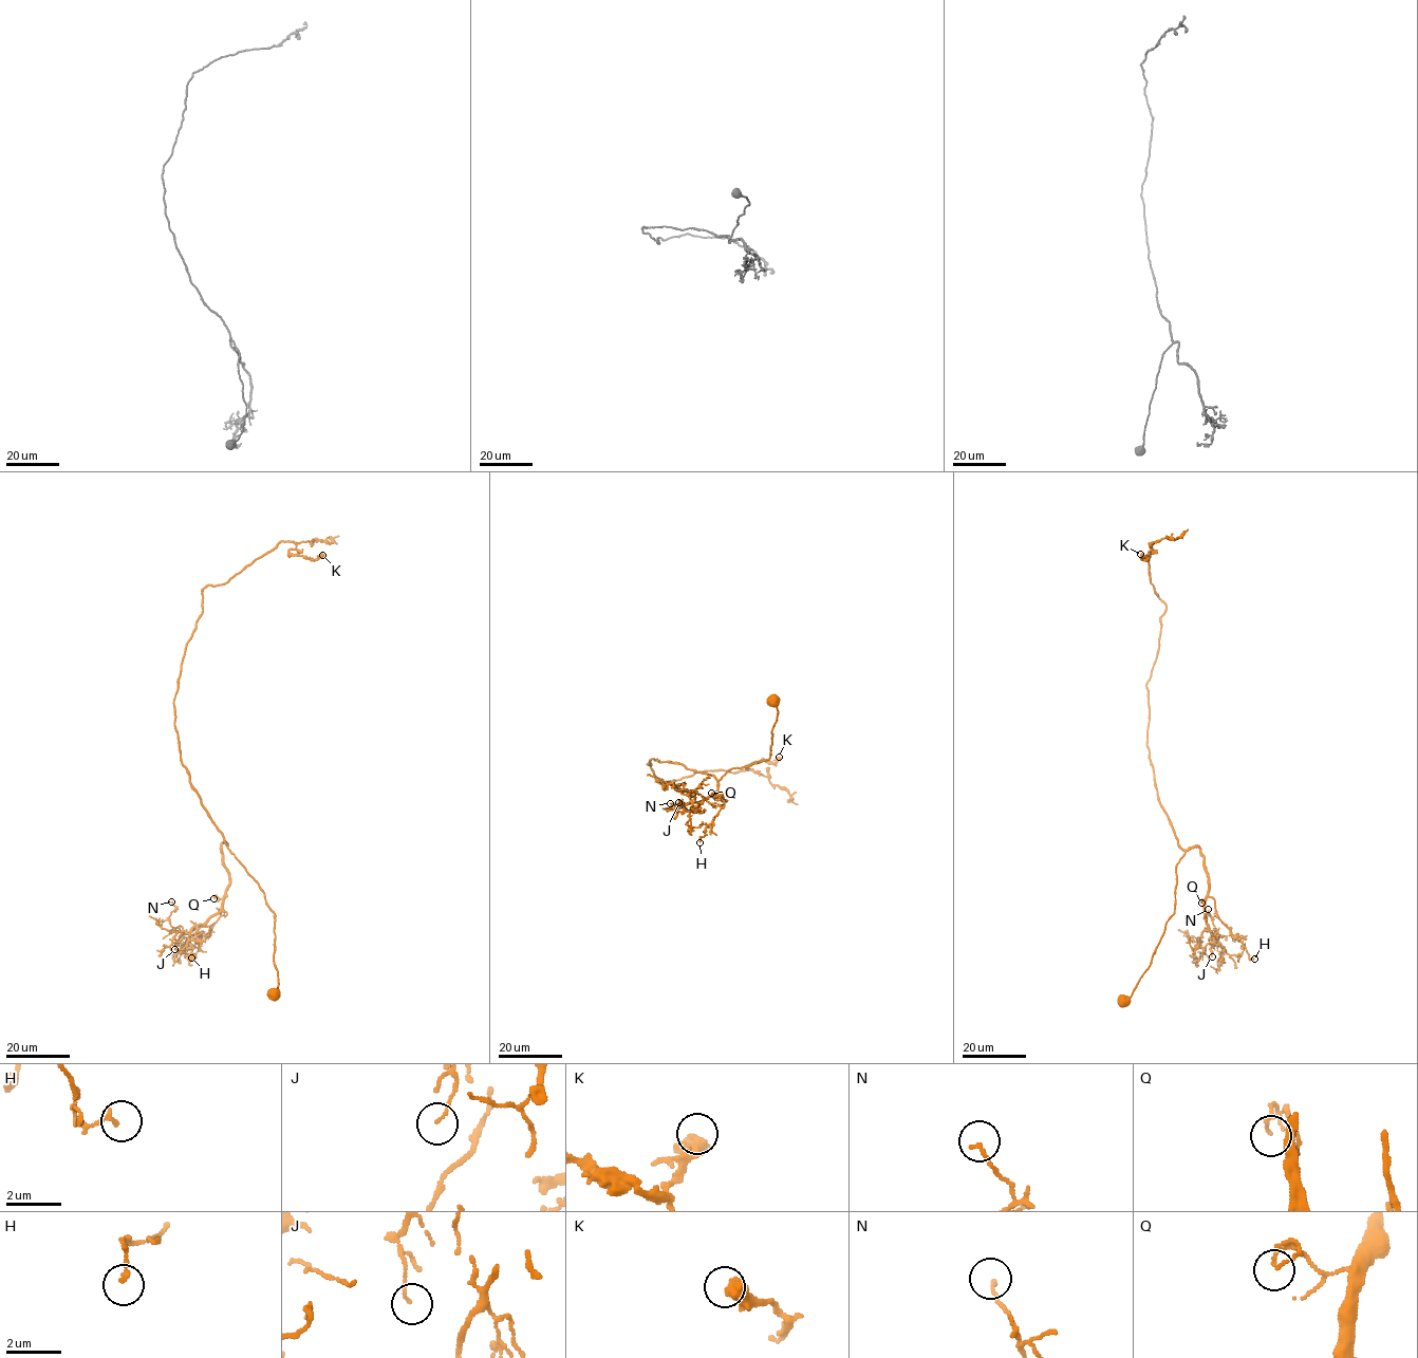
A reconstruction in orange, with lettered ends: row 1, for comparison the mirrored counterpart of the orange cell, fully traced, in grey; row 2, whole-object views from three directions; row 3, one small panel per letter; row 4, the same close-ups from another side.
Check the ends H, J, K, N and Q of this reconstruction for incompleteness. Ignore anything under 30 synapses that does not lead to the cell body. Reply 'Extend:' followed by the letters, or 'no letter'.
Extend: no letter

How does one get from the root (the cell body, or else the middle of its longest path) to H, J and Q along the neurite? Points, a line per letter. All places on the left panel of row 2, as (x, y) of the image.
H: (274, 992), (279, 984), (274, 912), (258, 882), (225, 843), (221, 851), (229, 887), (221, 915), (191, 957)
J: (274, 992), (279, 984), (274, 912), (225, 843), (221, 851), (229, 887), (223, 907), (183, 933), (174, 949)
Q: (274, 992), (279, 984), (274, 912), (258, 882), (224, 842), (221, 851), (229, 887), (222, 897), (213, 898)

